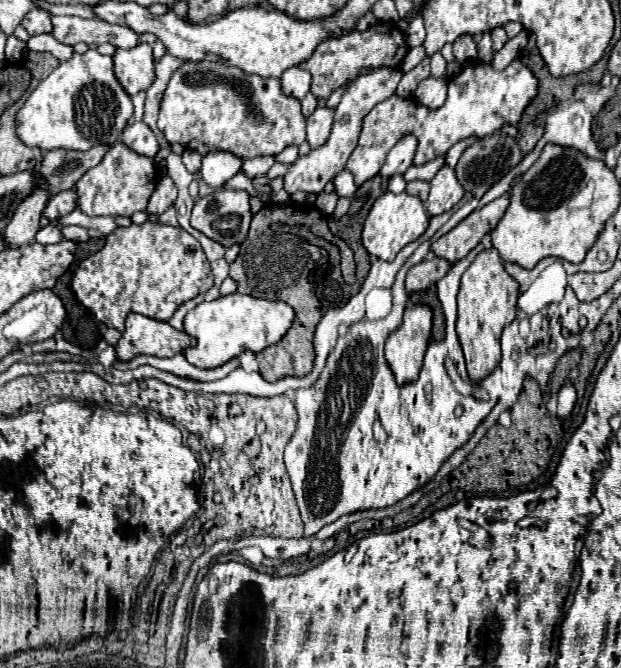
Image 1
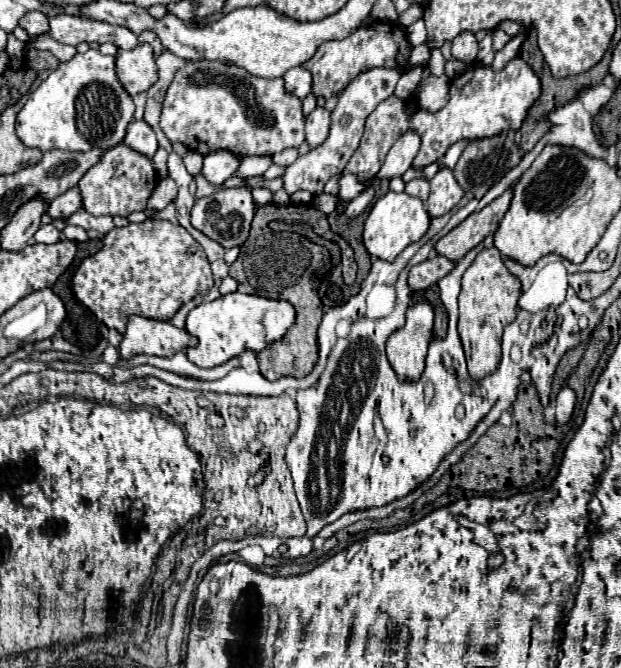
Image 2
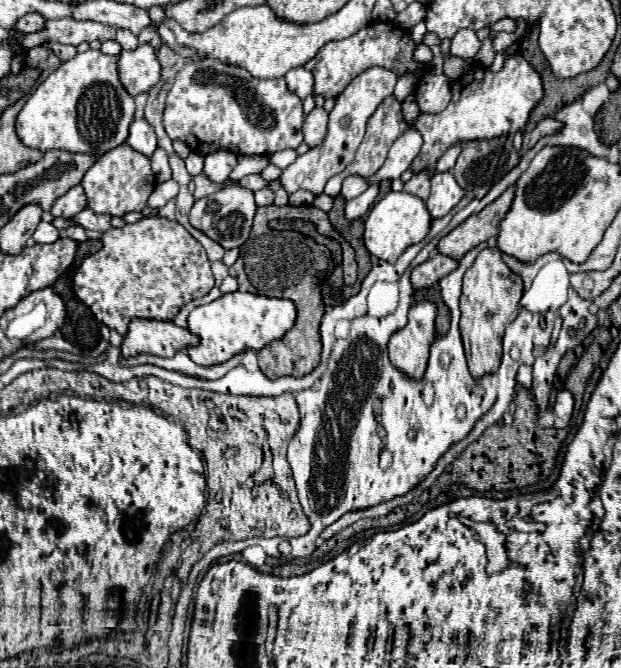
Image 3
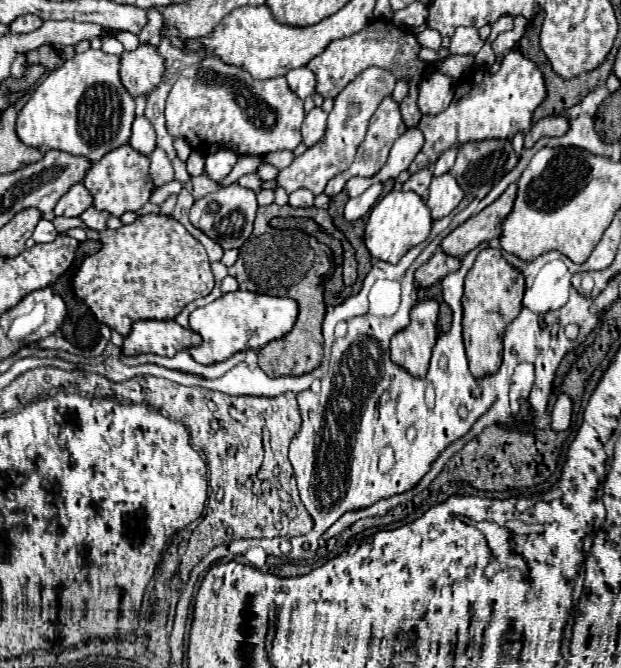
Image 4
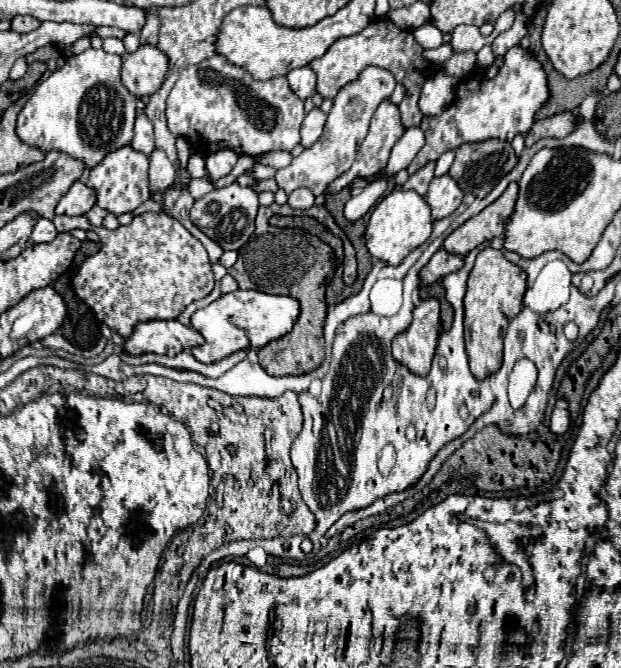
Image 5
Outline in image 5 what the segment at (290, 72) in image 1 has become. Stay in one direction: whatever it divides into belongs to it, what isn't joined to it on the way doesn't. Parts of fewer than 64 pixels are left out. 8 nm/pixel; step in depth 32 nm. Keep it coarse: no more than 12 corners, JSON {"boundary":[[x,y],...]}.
{"boundary":[[308,66],[288,72],[300,100],[316,92],[316,74]]}

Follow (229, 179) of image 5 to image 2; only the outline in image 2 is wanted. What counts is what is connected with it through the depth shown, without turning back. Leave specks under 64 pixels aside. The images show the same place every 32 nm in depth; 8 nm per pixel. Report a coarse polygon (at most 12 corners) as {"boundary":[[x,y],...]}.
{"boundary":[[270,156],[242,158],[234,176],[262,176],[270,166]]}

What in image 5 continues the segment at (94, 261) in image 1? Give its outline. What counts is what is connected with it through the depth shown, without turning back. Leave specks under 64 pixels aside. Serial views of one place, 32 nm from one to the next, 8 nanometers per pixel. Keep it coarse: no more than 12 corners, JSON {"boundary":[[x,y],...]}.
{"boundary":[[166,212],[98,232],[72,284],[122,338],[208,296],[204,246]]}

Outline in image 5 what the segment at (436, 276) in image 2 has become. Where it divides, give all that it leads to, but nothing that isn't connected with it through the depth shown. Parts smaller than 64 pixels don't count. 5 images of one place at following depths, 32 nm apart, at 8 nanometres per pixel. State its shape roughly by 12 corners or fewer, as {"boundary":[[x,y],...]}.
{"boundary":[[440,248],[418,272],[422,284],[434,284],[462,268],[462,256]]}

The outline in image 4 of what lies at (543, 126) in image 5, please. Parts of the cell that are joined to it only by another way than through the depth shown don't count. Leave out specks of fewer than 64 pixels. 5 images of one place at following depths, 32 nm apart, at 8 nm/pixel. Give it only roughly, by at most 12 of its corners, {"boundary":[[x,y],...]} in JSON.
{"boundary":[[544,118],[524,136],[532,148],[544,136],[560,136],[568,130],[566,118]]}

